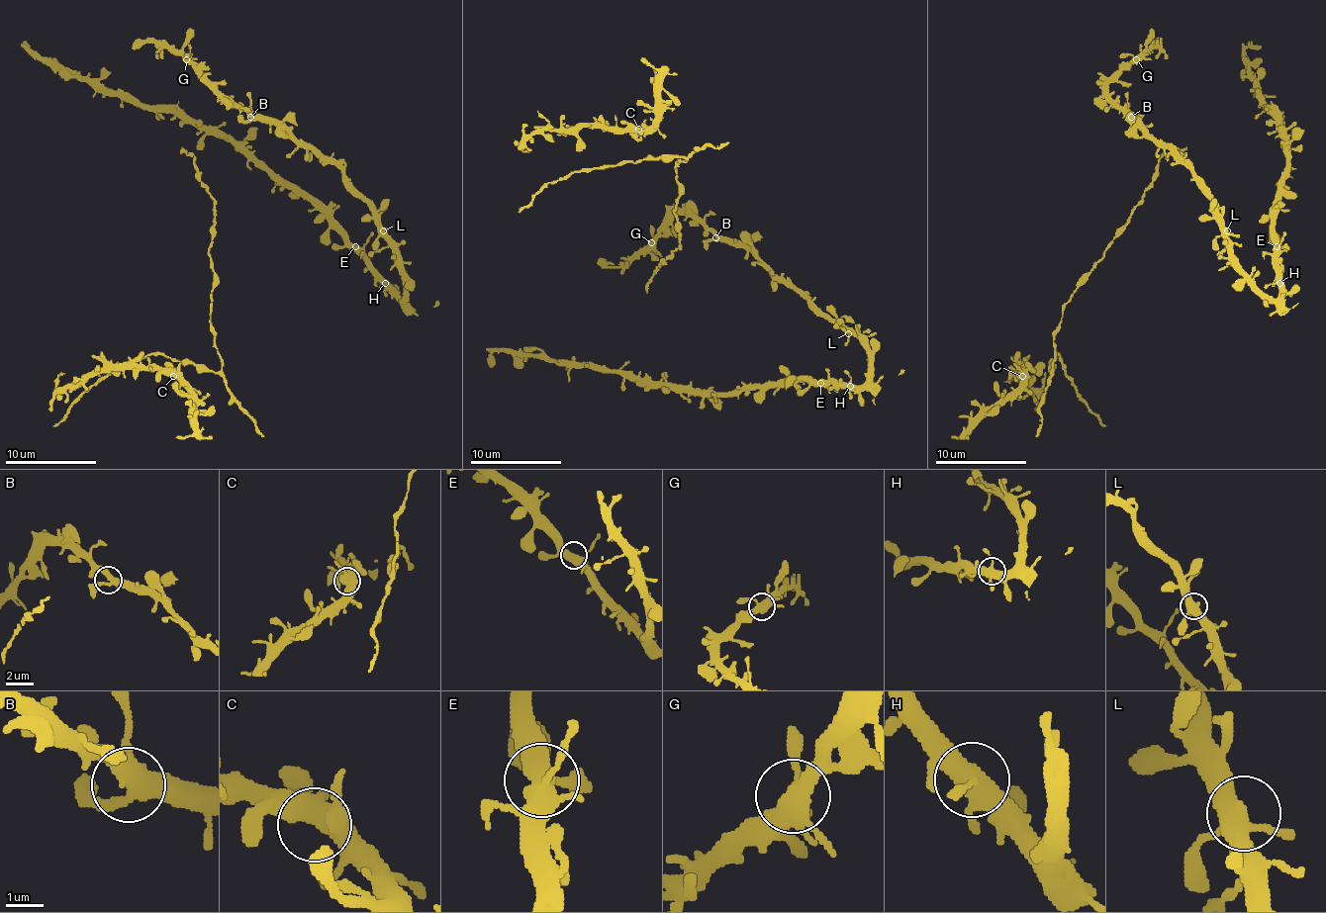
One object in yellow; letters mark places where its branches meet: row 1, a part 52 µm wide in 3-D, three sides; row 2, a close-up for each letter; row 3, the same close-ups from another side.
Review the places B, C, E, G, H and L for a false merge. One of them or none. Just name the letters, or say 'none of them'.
none of them

